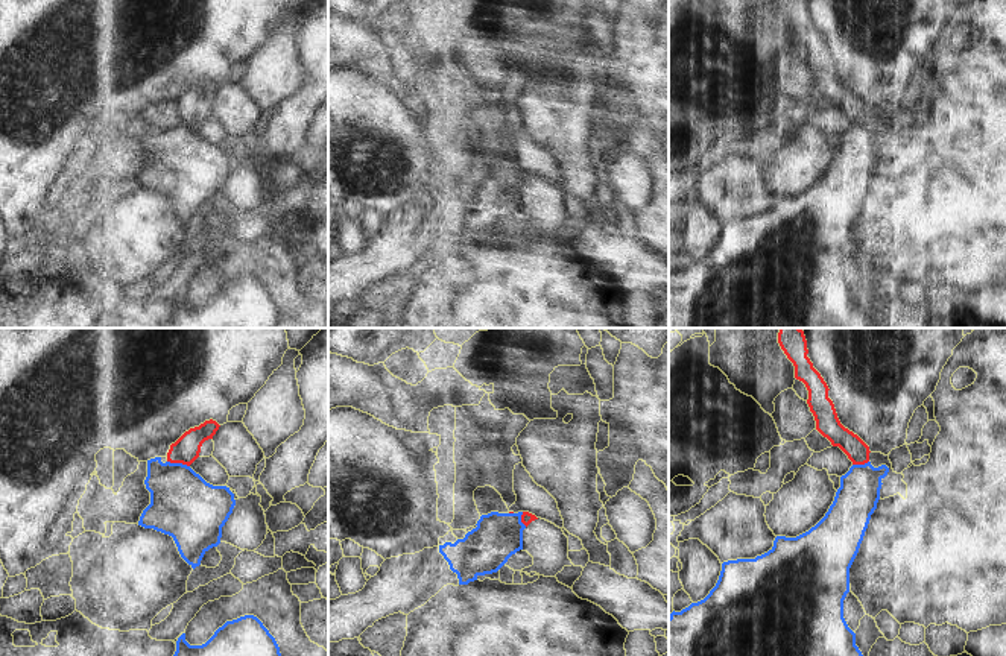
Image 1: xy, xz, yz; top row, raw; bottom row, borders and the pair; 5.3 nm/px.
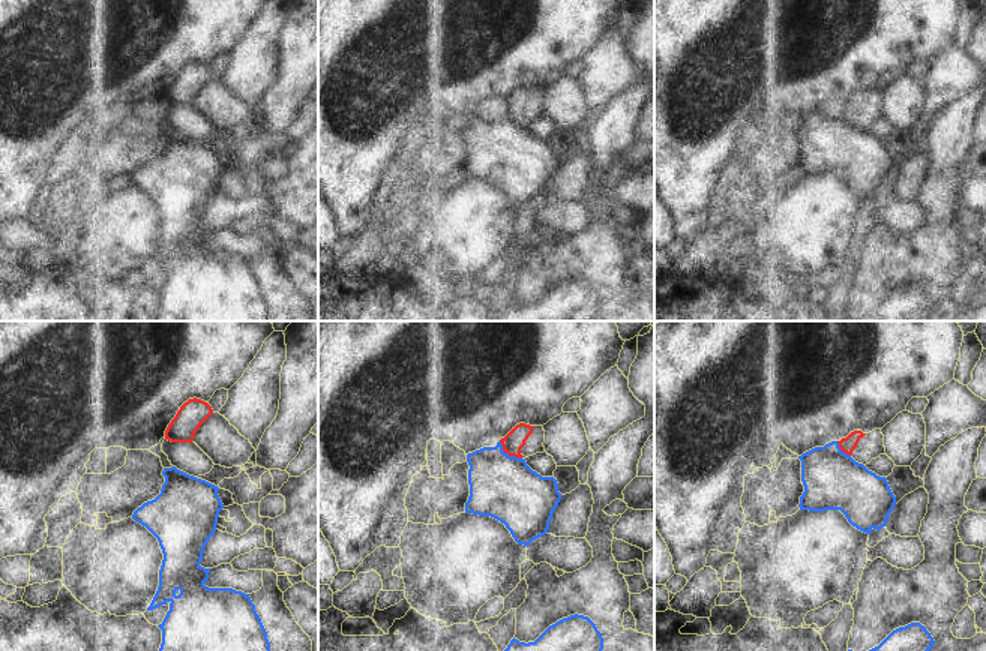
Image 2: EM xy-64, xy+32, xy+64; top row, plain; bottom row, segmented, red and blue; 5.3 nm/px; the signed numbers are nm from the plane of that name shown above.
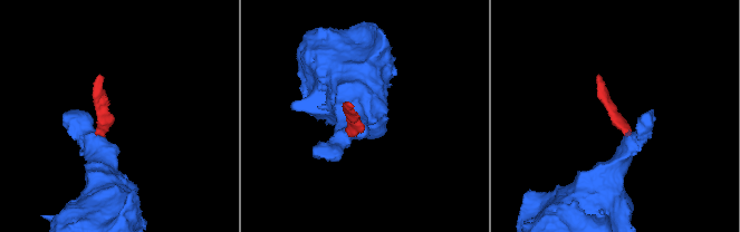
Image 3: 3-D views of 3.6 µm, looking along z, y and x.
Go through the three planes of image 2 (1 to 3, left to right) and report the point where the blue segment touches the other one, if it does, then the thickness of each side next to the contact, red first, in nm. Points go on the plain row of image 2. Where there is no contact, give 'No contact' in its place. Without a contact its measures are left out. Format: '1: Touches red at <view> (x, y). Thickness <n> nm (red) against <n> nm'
1: No contact
2: Touches red at xy+32 (509, 119). Thickness 110 nm (red) against 340 nm
3: Touches red at xy+64 (842, 114). Thickness 80 nm (red) against 320 nm

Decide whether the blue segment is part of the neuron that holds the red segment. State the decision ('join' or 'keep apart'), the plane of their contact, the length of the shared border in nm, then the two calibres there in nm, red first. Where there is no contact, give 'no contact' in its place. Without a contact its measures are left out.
keep apart | xy | 120 nm | 150/360 nm

